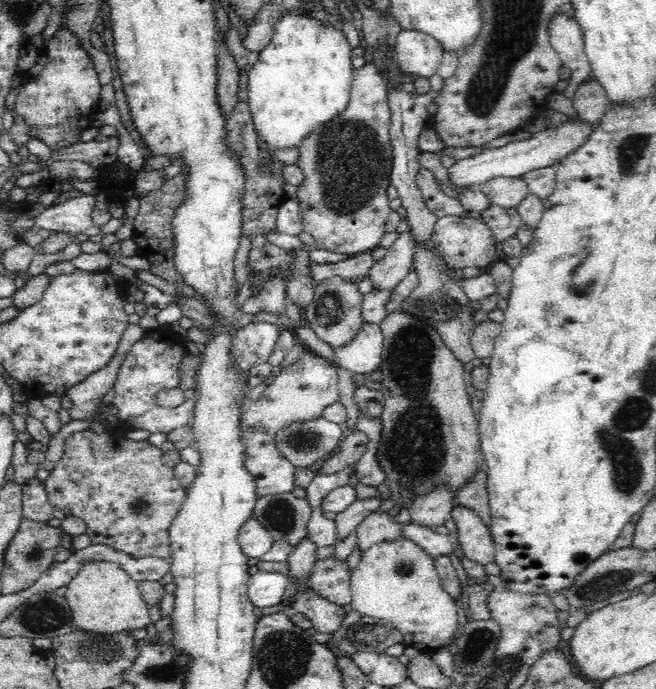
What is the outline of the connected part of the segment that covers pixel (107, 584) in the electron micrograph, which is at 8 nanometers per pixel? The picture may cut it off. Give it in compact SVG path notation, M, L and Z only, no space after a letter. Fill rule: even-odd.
M107 559L86 560L66 586L66 601L72 610L74 629L111 635L129 628L144 628L155 619L141 596L138 583L119 563Z

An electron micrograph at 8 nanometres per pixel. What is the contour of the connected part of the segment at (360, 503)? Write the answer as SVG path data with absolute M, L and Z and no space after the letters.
M382 496L366 498L366 500L356 500L346 510L339 512L334 520L338 530L338 541L336 543L343 542L372 511L378 511L382 502Z

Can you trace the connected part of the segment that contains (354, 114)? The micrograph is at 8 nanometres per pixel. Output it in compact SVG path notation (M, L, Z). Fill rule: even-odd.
M369 48L364 52L366 63L353 69L351 97L346 110L336 116L332 122L312 130L301 139L297 146L299 157L297 165L304 175L303 184L297 186L296 198L300 203L302 230L311 234L317 246L322 250L331 250L338 254L358 255L378 247L384 236L384 224L390 214L390 197L387 188L390 186L392 170L392 145L389 131L391 128L391 111L389 108L388 88L372 64Z

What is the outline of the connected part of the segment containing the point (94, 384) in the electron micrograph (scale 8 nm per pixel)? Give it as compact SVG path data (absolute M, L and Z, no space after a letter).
M128 324L111 361L65 392L66 398L72 403L69 410L71 420L90 420L98 412L98 404L101 404L104 394L113 388L117 372L129 348L142 338L142 333L143 328L140 325Z

